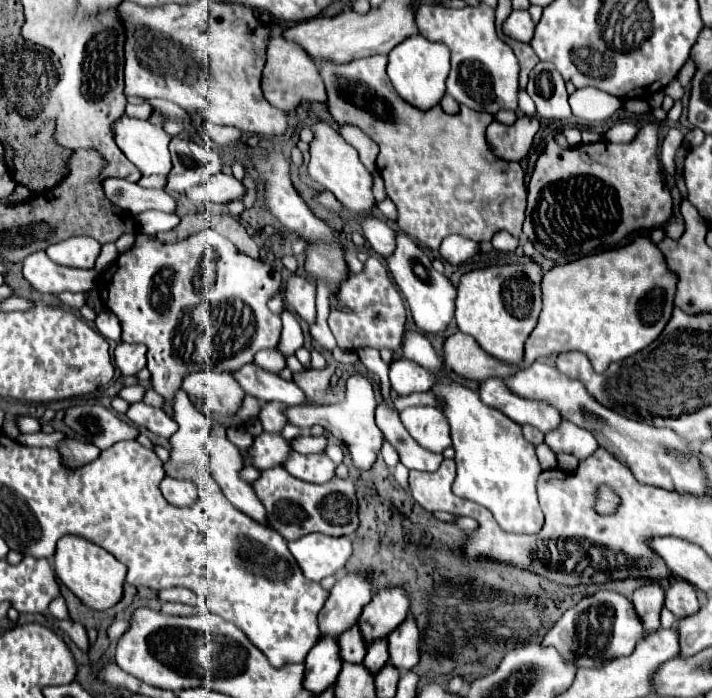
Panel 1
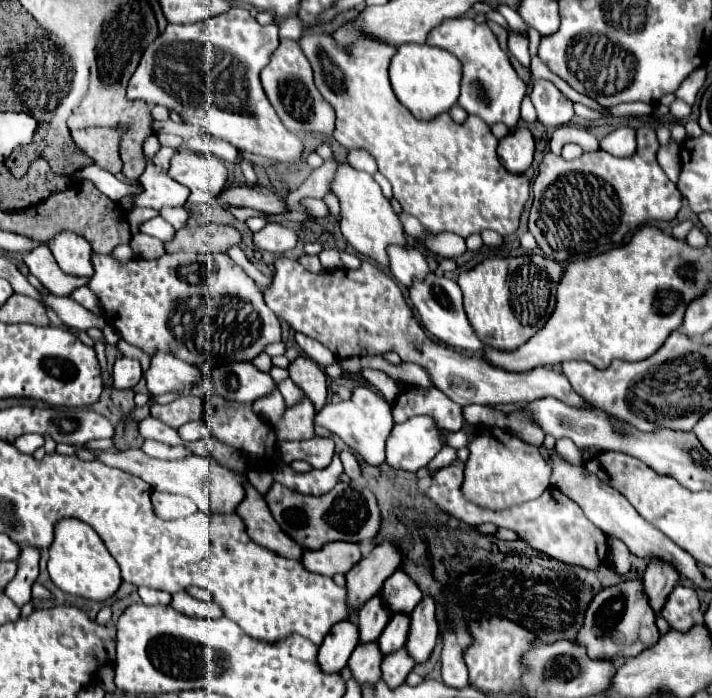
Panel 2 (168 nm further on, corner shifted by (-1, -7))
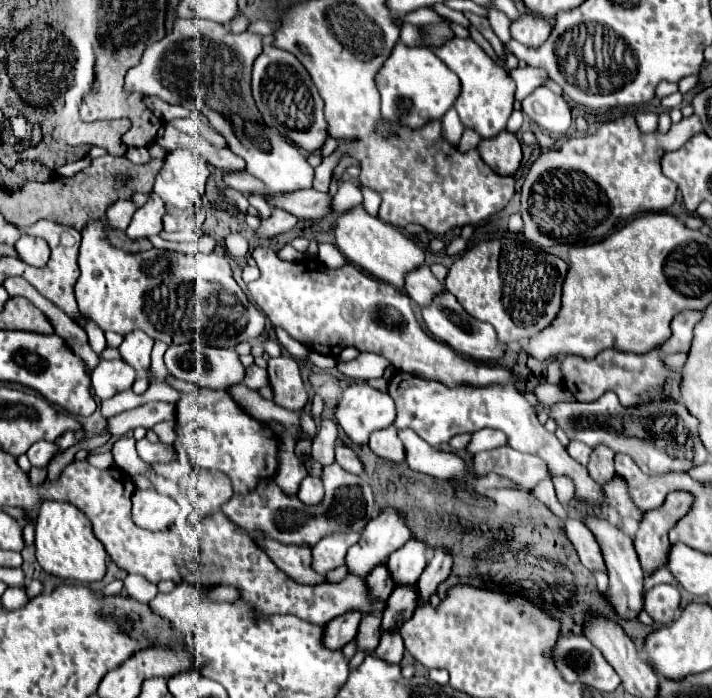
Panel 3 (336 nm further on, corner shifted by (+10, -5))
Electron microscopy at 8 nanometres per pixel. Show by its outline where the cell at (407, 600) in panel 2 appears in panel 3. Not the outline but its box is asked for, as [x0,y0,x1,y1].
[386,539,426,585]

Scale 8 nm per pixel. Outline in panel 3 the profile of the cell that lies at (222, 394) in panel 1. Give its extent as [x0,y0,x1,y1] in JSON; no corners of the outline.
[118,331,154,375]

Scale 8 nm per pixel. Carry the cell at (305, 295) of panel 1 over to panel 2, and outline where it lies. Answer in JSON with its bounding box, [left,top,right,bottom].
[263,257,585,407]

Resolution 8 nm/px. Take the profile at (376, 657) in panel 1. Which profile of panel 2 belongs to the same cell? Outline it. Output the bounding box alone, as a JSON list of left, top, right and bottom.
[379,615,411,655]

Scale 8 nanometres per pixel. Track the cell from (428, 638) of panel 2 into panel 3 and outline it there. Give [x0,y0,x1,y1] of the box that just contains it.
[416,549,452,605]

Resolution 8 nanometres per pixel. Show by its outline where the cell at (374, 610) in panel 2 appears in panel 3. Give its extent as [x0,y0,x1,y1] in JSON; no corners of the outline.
[366,565,394,601]

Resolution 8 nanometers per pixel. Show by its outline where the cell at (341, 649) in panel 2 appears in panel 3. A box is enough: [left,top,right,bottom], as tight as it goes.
[322,611,362,651]

